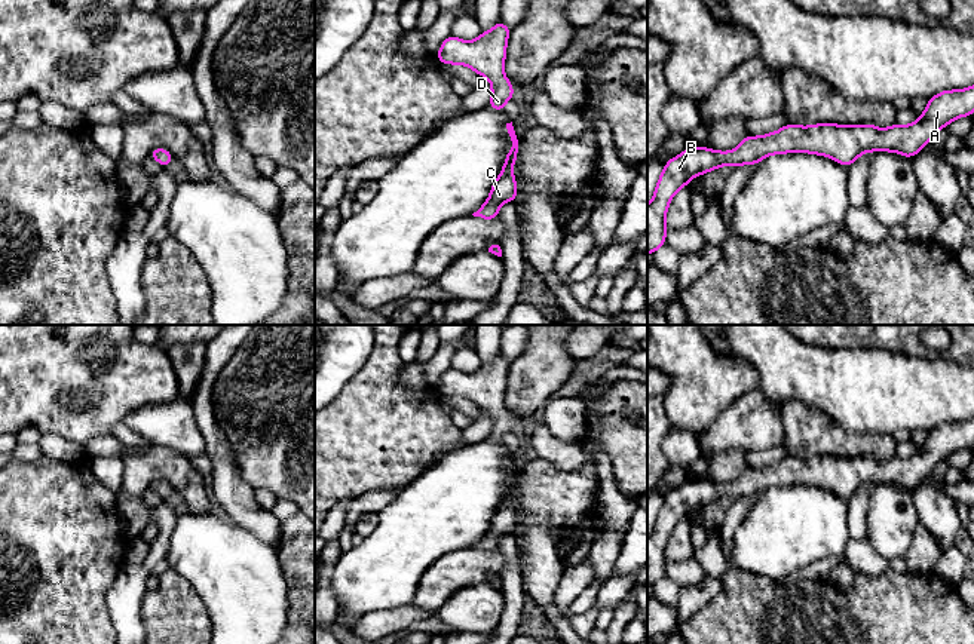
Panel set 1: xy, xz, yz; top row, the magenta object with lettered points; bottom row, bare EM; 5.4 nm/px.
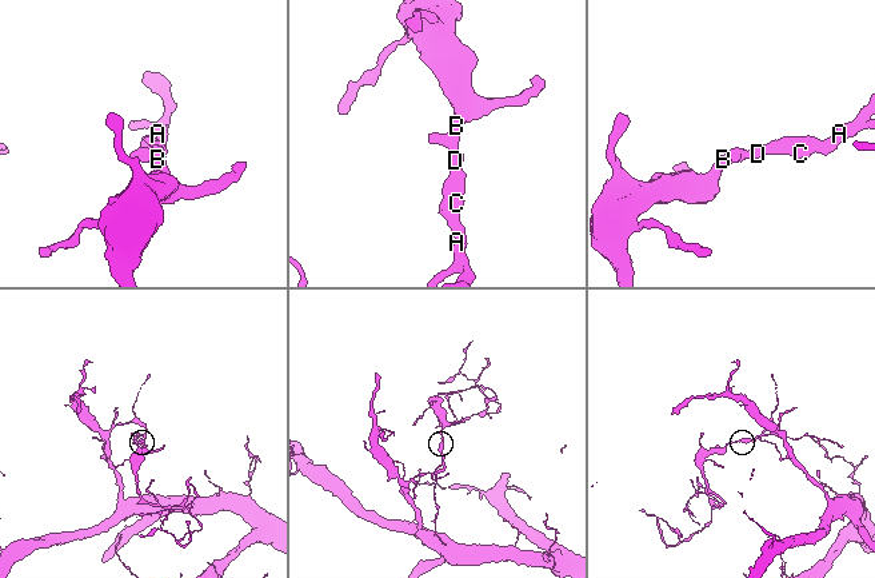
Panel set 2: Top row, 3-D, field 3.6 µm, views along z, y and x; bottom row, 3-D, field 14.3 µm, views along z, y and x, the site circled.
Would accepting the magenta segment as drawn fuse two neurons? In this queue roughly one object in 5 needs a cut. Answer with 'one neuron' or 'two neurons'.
one neuron

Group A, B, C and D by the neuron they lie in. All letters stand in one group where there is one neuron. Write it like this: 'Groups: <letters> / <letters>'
Groups: A B C D

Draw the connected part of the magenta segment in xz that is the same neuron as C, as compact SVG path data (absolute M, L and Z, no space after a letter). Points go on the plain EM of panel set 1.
M512 454L506 456L506 461L512 473L512 481L506 487L500 507L493 515L490 530L477 545L472 546L474 549L493 552L499 549L499 539L502 536L514 534L517 531L517 513L514 510L512 502L518 488L518 472Z

